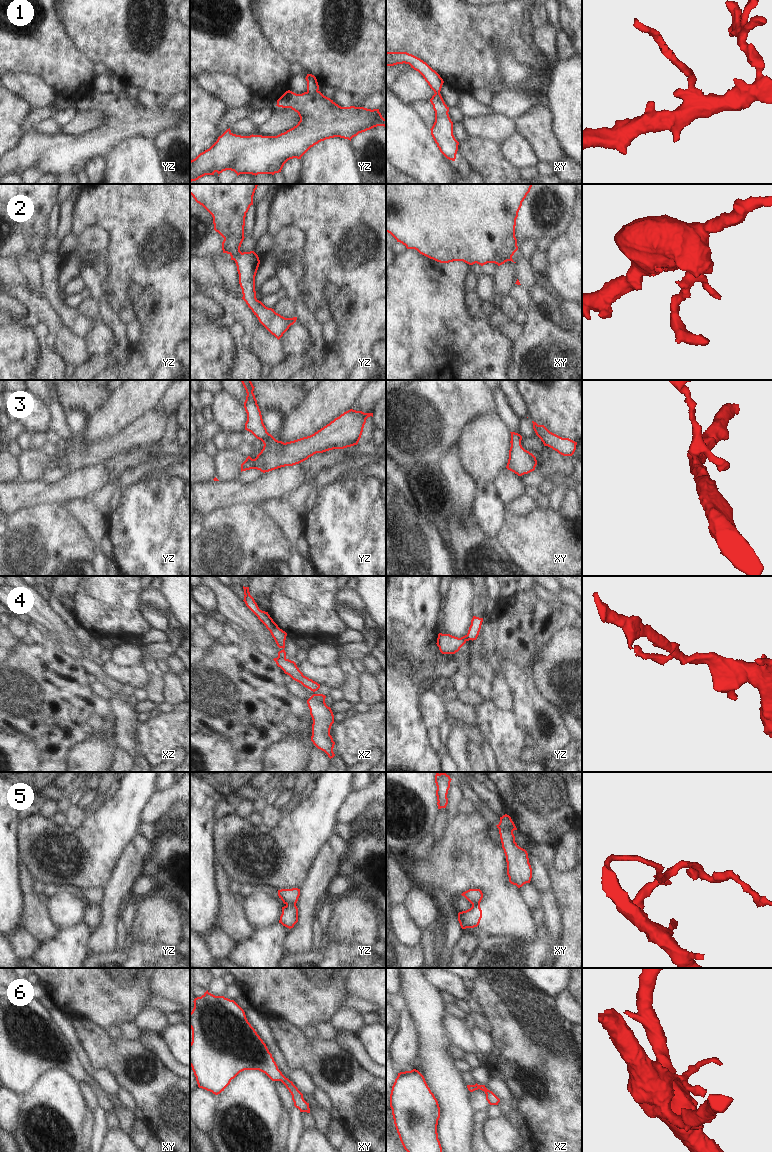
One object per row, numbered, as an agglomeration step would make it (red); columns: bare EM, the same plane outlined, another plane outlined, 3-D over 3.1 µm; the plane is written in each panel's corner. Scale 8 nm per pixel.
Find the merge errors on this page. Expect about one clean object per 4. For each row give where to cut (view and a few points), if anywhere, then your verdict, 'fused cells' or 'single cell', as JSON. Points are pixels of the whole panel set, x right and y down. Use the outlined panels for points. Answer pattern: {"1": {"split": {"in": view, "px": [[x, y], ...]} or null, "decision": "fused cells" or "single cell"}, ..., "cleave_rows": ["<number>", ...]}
{"1": {"split": {"in": "yz", "px": [[317, 90], [307, 92]]}, "decision": "fused cells"}, "2": {"split": {"in": "yz", "px": [[241, 252], [233, 259]]}, "decision": "fused cells"}, "3": {"split": null, "decision": "single cell"}, "4": {"split": {"in": "xz", "px": [[277, 657], [285, 658]]}, "decision": "fused cells"}, "5": {"split": {"in": "yz", "px": [[286, 904], [295, 905]]}, "decision": "fused cells"}, "6": {"split": null, "decision": "single cell"}, "cleave_rows": ["1", "2", "4", "5"]}

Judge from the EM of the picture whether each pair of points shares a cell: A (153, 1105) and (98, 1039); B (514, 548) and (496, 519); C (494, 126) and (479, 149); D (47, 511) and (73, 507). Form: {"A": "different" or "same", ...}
{"A": "same", "B": "different", "C": "different", "D": "different"}

